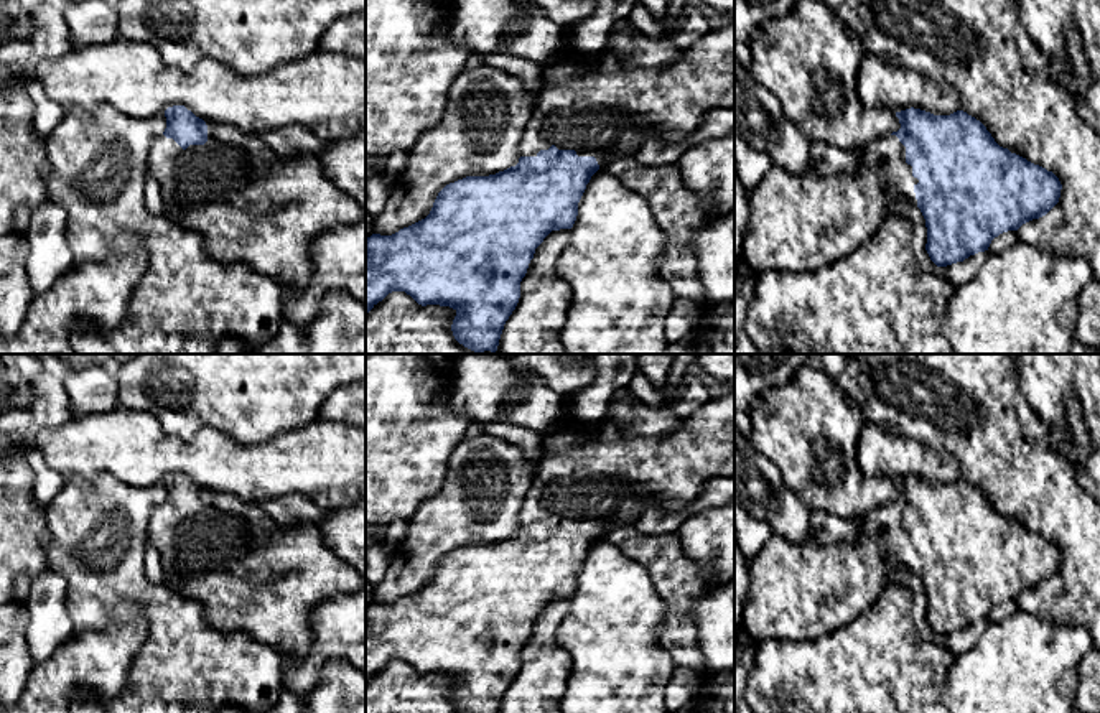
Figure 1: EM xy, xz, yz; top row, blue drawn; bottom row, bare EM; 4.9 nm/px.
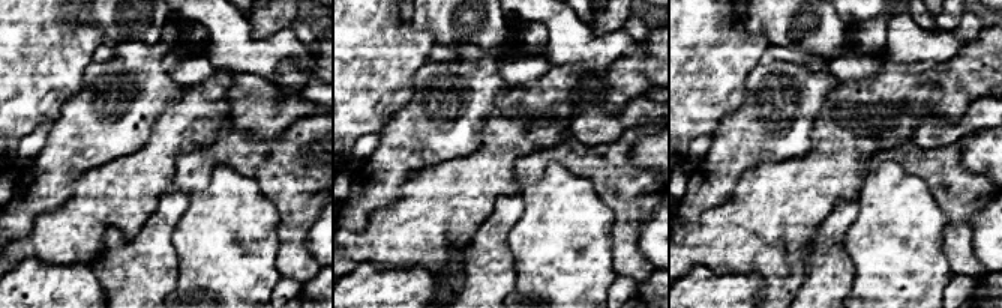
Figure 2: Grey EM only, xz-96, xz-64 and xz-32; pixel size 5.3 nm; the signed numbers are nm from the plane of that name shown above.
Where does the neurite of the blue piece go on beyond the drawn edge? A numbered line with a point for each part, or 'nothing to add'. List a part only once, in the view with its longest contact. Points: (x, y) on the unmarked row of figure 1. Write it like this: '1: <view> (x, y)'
1: xz (608, 481)

